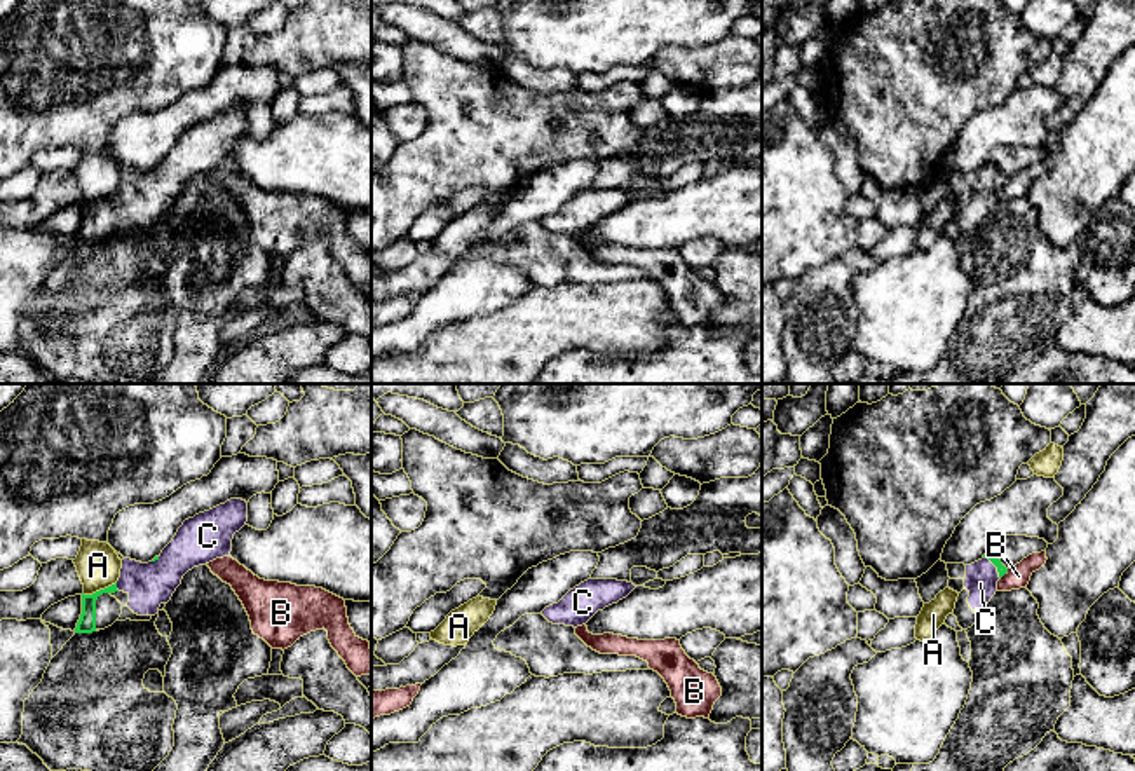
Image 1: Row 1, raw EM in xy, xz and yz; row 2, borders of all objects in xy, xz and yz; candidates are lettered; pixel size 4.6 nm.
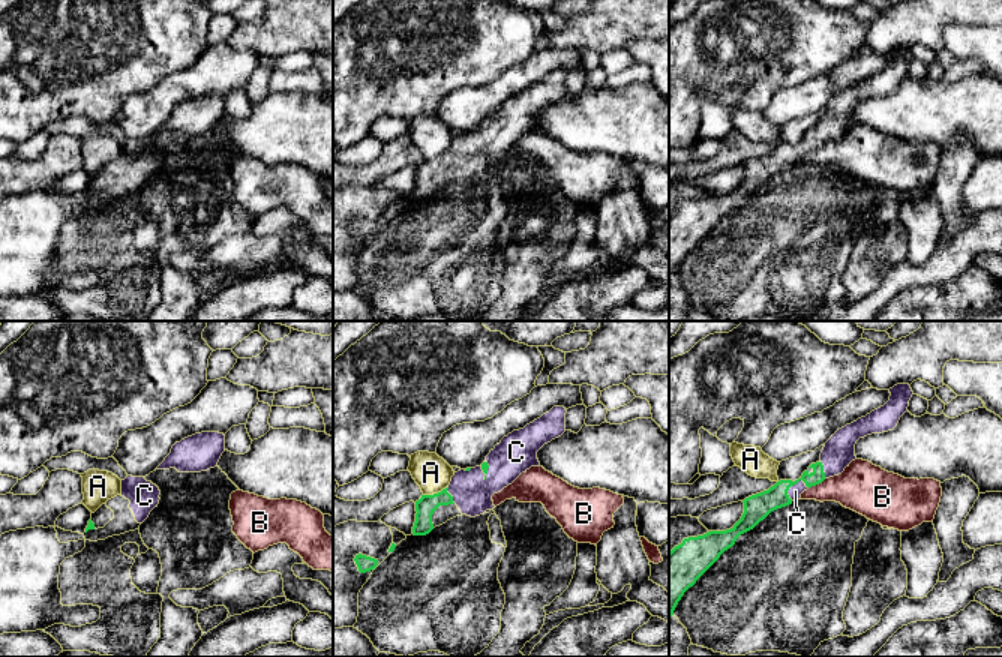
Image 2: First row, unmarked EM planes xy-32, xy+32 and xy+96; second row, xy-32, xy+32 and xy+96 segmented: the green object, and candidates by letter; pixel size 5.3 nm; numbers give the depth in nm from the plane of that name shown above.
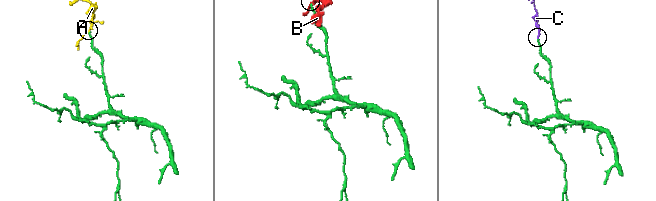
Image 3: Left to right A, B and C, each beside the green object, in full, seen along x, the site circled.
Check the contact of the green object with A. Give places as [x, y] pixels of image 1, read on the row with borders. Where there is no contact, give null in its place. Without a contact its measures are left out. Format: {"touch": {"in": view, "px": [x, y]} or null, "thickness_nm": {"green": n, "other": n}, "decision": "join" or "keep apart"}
{"touch": {"in": "xy", "px": [100, 590]}, "thickness_nm": {"green": 80, "other": 200}, "decision": "keep apart"}

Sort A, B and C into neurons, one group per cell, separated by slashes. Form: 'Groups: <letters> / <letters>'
Groups: A / B / C

